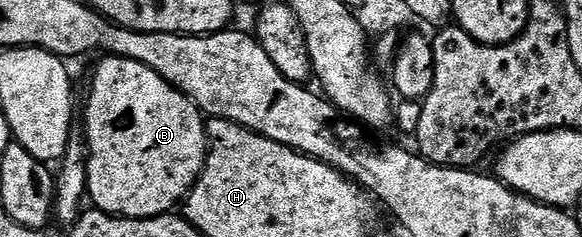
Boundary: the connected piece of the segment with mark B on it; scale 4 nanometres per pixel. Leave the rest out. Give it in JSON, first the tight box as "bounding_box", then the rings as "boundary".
{"bounding_box":[85,56,207,217],"boundary":[[[106,56],[105,61],[97,65],[97,70],[93,73],[93,82],[89,85],[89,98],[85,101],[85,137],[88,141],[88,200],[93,200],[92,204],[105,213],[111,213],[115,217],[163,217],[174,212],[173,209],[182,204],[188,197],[190,189],[196,183],[197,177],[201,173],[201,168],[205,166],[205,155],[207,152],[207,138],[205,135],[206,118],[200,109],[194,105],[191,98],[178,91],[171,83],[167,83],[158,73],[151,71],[143,63],[135,63],[126,57]]]}

